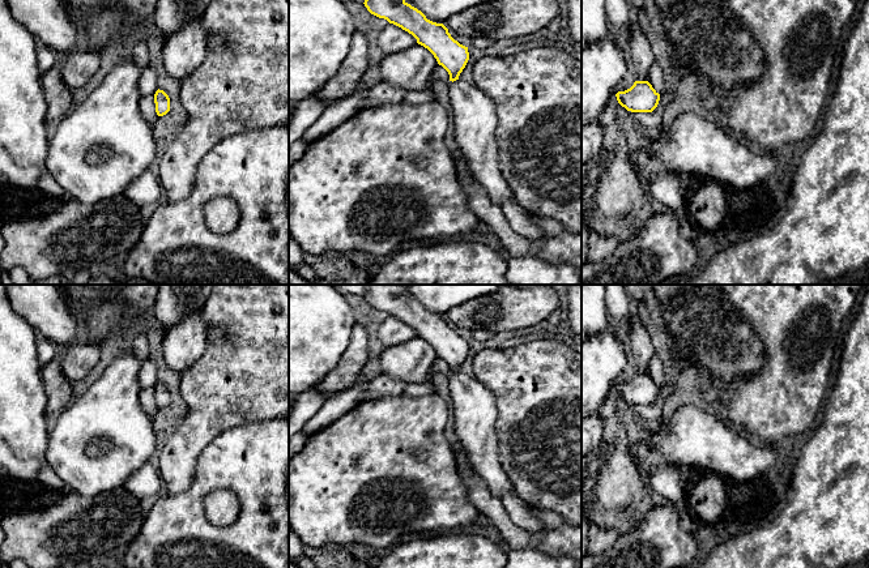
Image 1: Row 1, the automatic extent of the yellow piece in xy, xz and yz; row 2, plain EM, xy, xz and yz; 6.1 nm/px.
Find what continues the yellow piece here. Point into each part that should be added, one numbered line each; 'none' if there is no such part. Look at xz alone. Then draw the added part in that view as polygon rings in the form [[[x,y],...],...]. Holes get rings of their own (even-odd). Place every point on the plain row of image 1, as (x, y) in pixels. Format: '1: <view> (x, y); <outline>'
1: xz (475, 411); [[[456,372],[450,376],[455,434],[470,465],[493,495],[500,499],[511,520],[528,531],[542,528],[540,518],[515,492],[498,452],[495,422],[498,406],[493,392],[476,375]]]

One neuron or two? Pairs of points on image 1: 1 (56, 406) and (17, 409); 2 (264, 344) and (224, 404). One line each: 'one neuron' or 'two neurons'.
1: two neurons
2: one neuron

